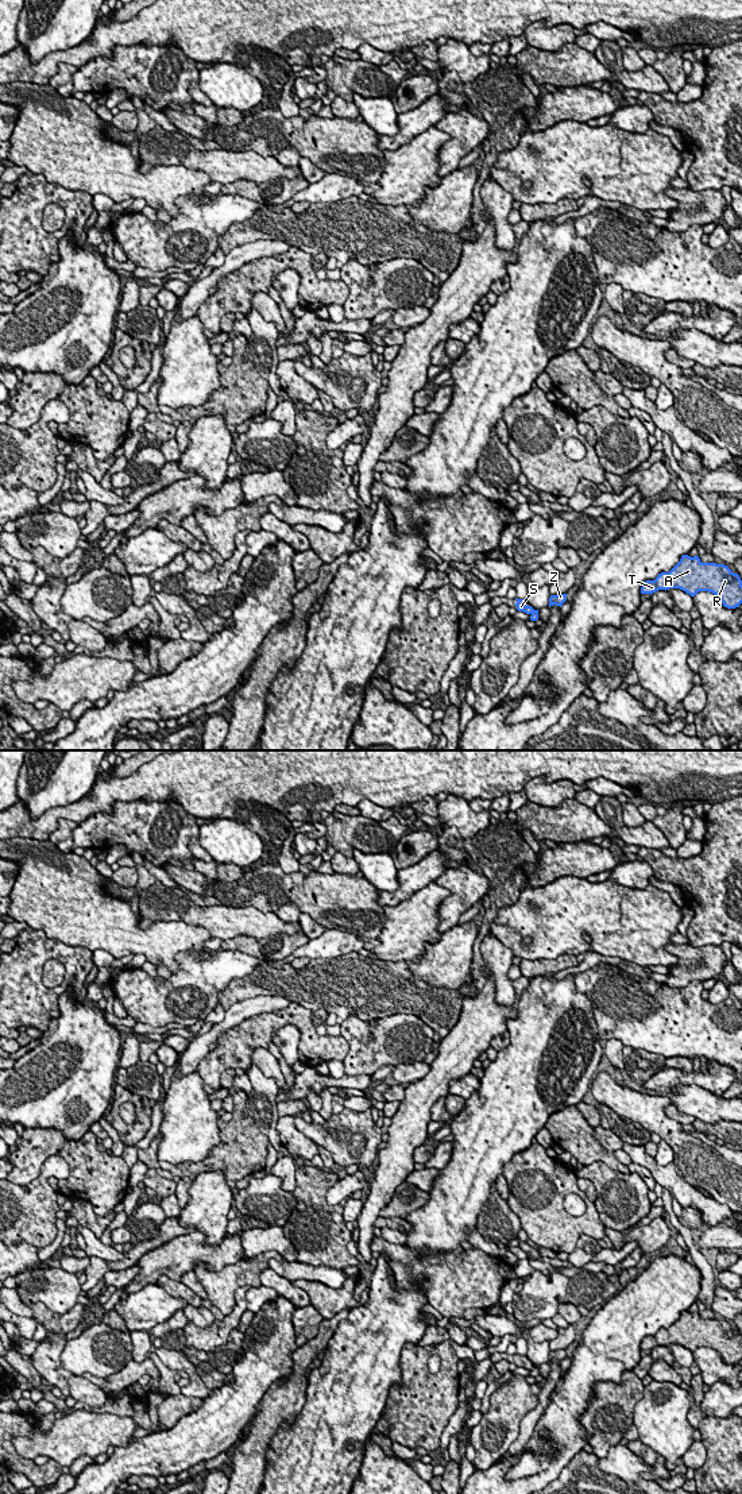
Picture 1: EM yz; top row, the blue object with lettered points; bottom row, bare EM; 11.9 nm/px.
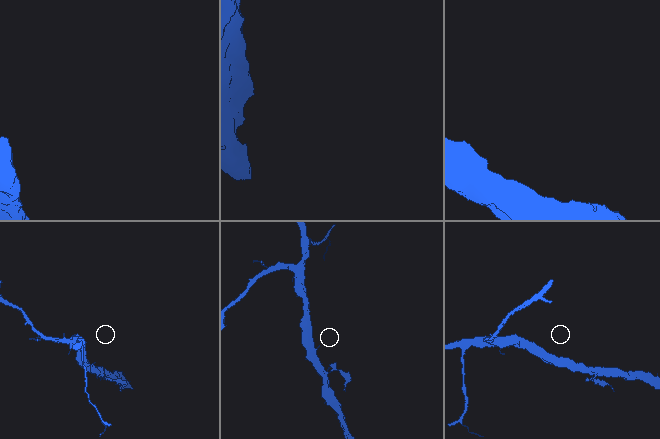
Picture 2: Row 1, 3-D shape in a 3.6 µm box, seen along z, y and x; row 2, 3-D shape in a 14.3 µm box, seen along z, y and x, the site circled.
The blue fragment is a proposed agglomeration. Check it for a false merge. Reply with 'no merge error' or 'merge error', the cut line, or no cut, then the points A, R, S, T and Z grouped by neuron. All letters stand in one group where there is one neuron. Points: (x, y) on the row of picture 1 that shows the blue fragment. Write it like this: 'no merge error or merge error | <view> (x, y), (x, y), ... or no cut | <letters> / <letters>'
merge error | yz (534, 610), (532, 614) | A R T Z / S

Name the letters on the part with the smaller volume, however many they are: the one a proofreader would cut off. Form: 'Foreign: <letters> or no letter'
Foreign: S

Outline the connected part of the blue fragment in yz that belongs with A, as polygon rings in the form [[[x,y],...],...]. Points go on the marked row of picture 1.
[[[683,555],[680,561],[666,574],[661,572],[654,580],[646,580],[641,594],[658,590],[680,588],[695,597],[699,591],[715,594],[724,607],[735,609],[742,603],[742,580],[727,565],[702,563],[699,556]]]

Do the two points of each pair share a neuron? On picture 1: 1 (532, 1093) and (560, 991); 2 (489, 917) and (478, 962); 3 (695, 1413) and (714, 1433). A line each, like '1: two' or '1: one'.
1: one
2: one
3: two

